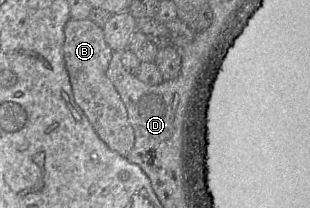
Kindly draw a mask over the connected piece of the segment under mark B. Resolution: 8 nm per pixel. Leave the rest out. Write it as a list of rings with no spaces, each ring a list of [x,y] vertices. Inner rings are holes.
[[[70,18],[64,26],[63,58],[76,104],[100,139],[113,151],[125,157],[135,142],[127,110],[114,85],[107,77],[113,50],[104,40],[102,29],[87,19]]]

